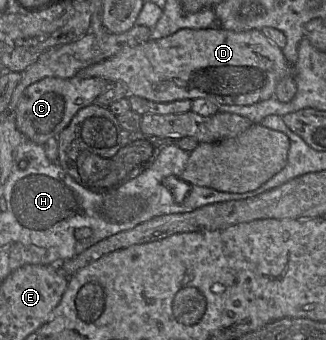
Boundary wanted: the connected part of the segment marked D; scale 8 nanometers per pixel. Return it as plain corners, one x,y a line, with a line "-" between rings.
212,27
208,29
181,29
174,34
160,38
157,40
148,40
142,44
134,47
129,47
121,50
116,55
105,59
101,62
92,64
88,67
81,69
75,76
81,78
99,77
105,81
117,81
122,83
129,95
139,96
153,102
173,102
176,100
194,100
196,98
204,98
219,105
251,105
260,101
264,101
274,97
278,83
286,76
292,75
292,65
286,60
282,49
275,46
271,41
266,39
259,30
248,30
243,32
234,32
225,30
220,27

